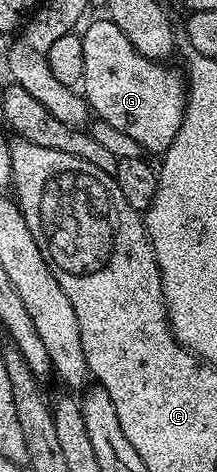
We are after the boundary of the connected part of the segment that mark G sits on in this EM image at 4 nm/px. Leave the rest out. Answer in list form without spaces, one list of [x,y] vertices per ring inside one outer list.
[[[102,18],[80,33],[83,46],[84,99],[105,124],[122,132],[149,152],[164,153],[175,138],[185,116],[187,88],[165,69],[162,63],[139,55],[125,43],[125,35],[112,20]]]

